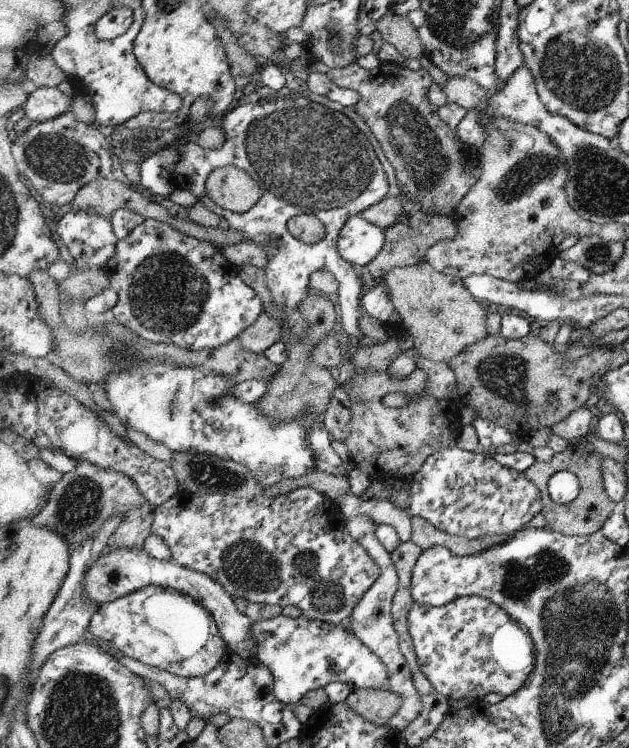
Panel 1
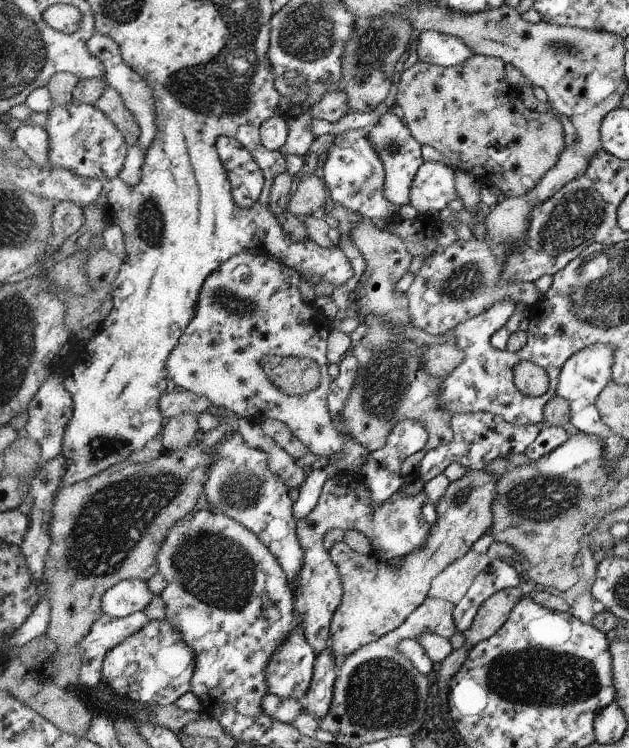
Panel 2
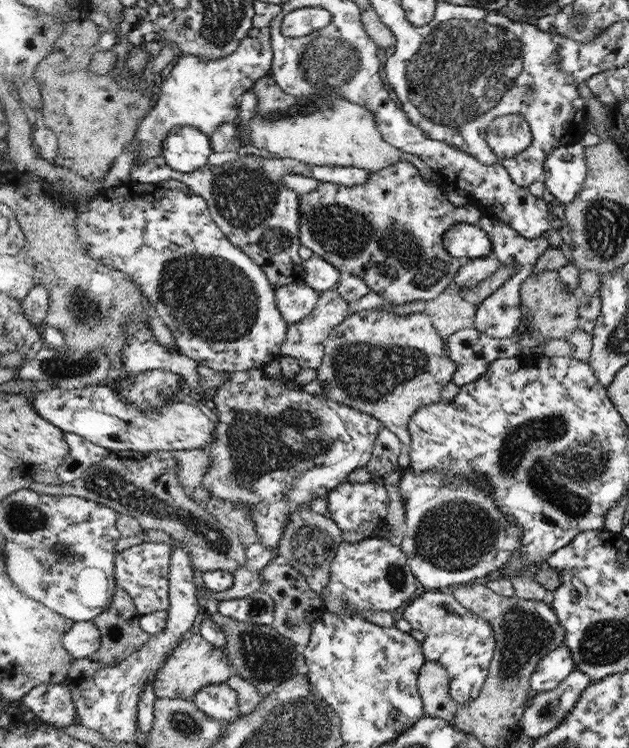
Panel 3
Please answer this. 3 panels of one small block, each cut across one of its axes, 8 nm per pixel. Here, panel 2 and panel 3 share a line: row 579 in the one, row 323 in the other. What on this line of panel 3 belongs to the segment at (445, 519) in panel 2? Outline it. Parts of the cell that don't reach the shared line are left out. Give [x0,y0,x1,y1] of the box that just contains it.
[316,308,456,469]

